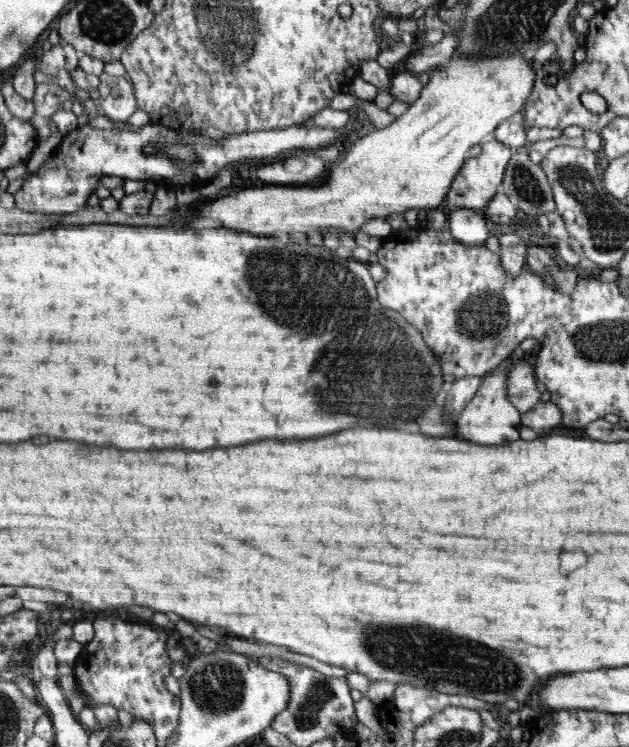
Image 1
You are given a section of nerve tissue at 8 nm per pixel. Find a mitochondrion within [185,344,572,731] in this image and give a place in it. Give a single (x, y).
(395, 647)

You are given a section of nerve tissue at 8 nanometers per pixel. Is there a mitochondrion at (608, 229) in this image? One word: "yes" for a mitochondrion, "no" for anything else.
yes

